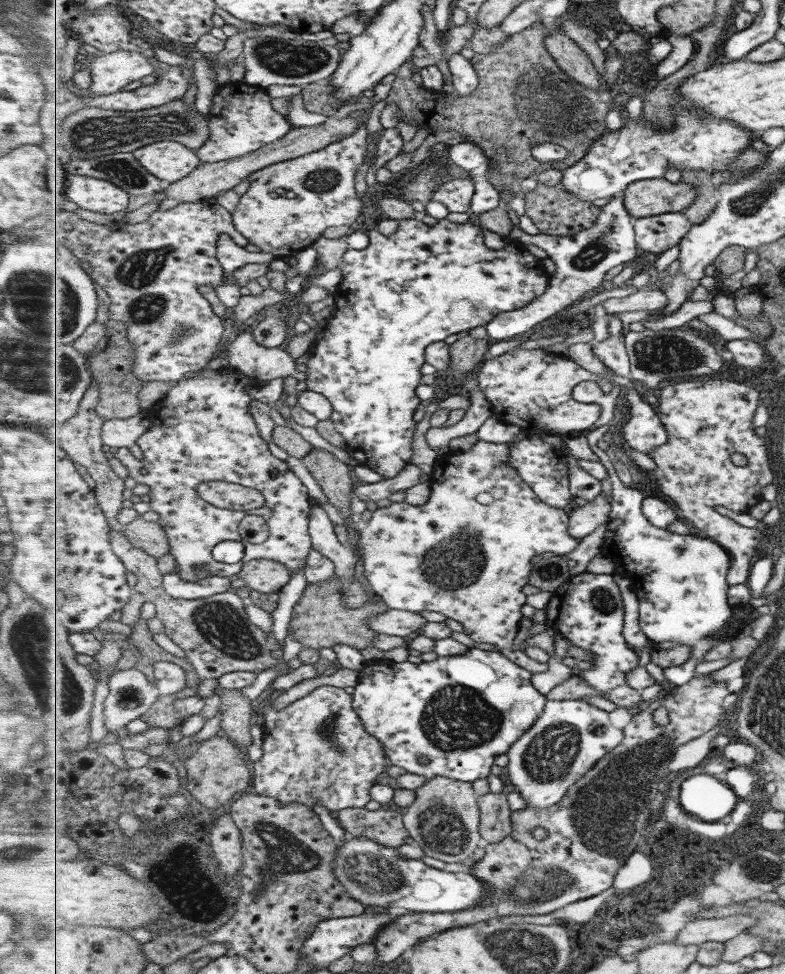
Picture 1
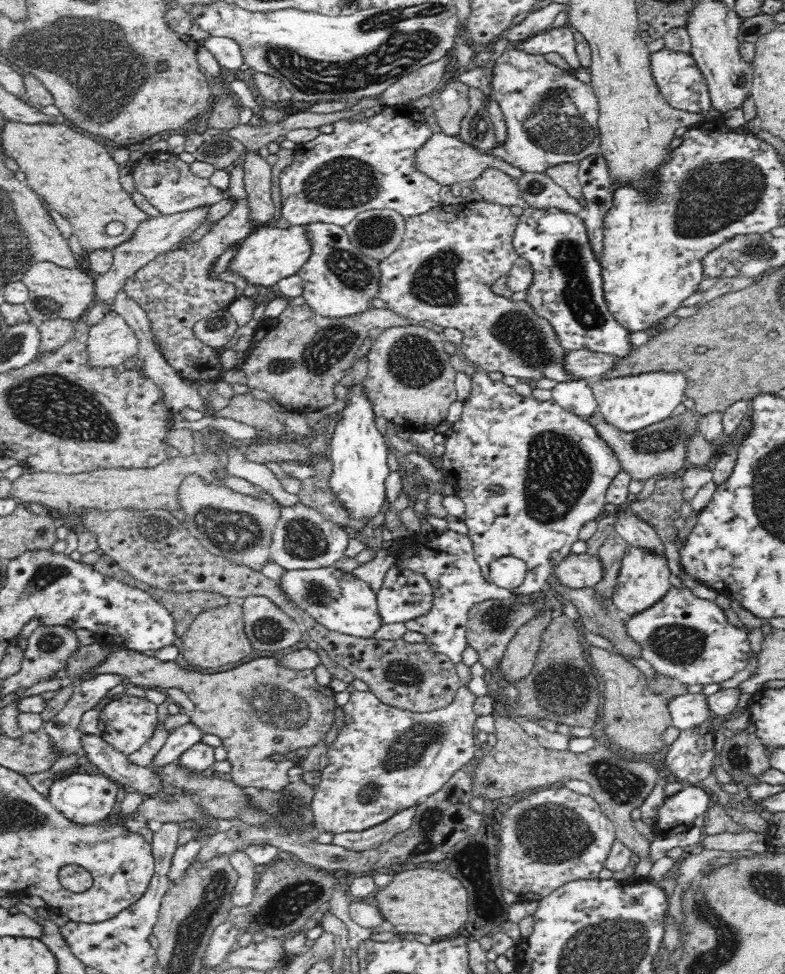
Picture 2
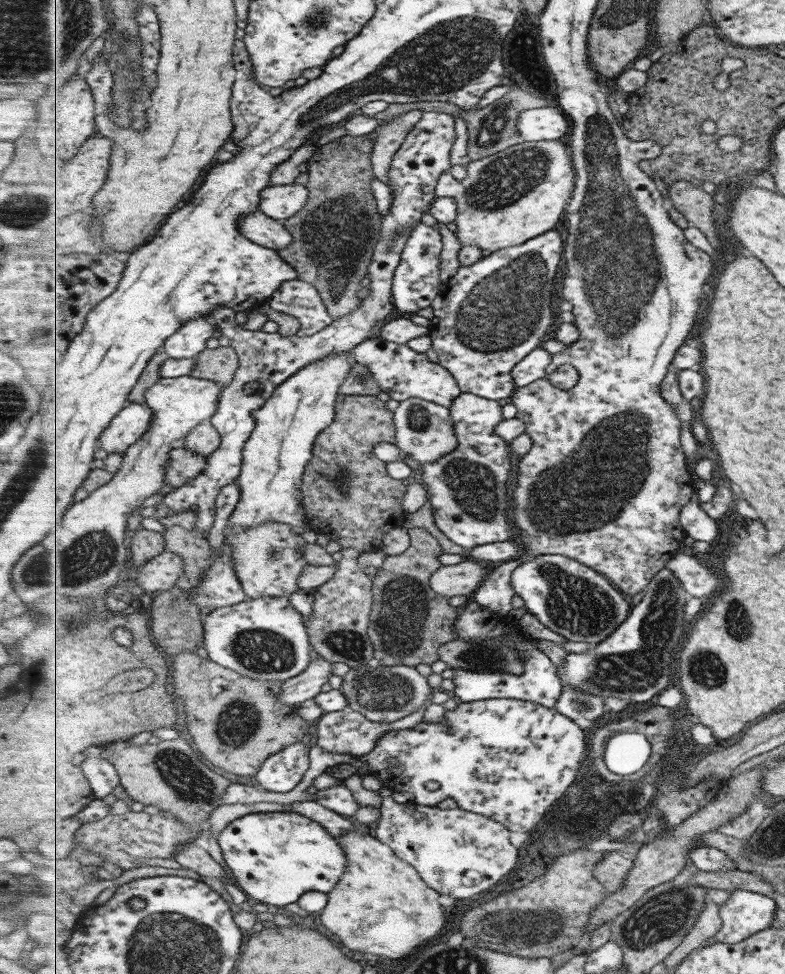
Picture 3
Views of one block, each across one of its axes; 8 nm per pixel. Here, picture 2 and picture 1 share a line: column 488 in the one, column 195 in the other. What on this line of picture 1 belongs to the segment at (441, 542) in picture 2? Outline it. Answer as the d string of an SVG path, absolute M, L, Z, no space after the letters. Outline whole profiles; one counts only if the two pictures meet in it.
M173 569L169 574L164 575L164 589L176 599L199 600L207 599L213 595L231 590L233 579L231 577L209 576L196 580L184 580L180 572Z

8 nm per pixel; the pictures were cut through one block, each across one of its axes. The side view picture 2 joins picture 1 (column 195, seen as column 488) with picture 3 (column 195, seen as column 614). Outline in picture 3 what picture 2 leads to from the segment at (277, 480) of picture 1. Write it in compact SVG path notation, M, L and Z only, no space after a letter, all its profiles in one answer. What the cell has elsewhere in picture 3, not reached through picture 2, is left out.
M178 443L170 452L170 462L166 466L166 484L176 488L188 483L191 479L199 476L207 466L208 456L201 456L196 452L187 451Z

